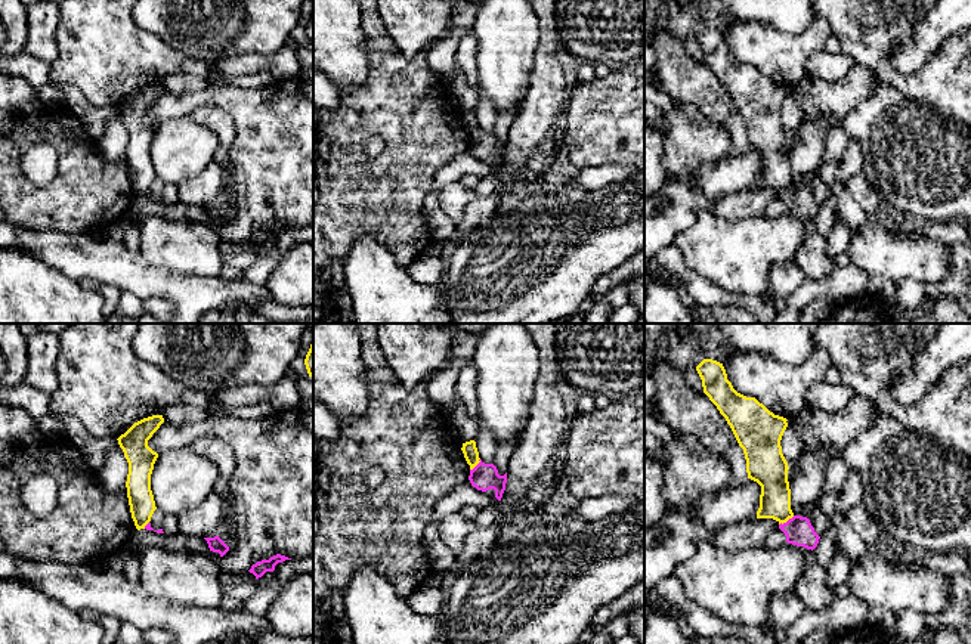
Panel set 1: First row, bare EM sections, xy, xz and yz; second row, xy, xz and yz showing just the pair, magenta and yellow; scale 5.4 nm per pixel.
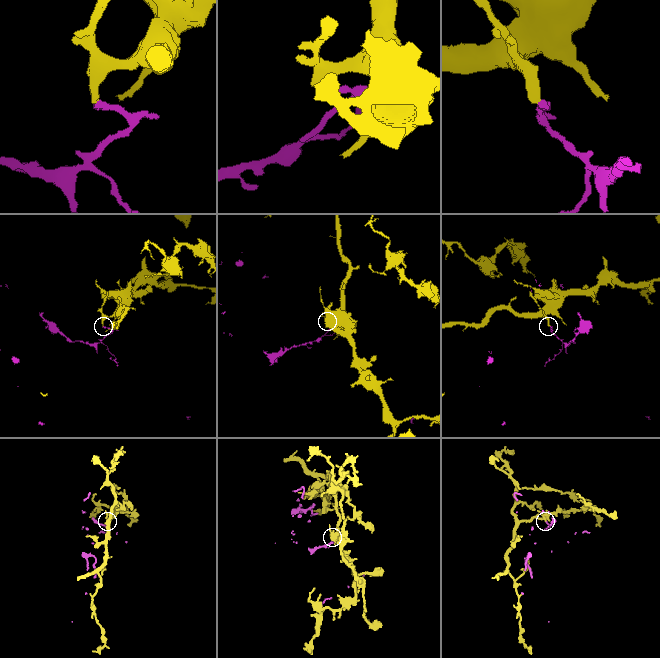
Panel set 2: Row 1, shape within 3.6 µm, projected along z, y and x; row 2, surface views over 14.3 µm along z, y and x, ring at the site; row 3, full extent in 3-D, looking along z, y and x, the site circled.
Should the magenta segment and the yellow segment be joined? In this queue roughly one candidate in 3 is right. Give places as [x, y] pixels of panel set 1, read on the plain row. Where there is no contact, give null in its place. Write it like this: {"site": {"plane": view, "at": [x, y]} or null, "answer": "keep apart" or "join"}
{"site": {"plane": "yz", "at": [788, 189]}, "answer": "keep apart"}

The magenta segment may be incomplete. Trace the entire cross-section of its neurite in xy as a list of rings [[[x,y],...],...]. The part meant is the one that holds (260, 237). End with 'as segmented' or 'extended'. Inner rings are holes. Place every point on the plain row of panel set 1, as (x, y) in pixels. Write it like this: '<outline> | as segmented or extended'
[[[276,223],[273,226],[270,226],[269,229],[262,229],[257,230],[256,233],[251,235],[251,238],[248,239],[250,242],[253,242],[256,245],[256,248],[262,247],[266,241],[273,241],[275,235],[278,232],[282,232],[285,229],[291,229],[285,225]]] | as segmented

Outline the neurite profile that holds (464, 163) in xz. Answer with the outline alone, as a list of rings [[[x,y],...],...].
[[[470,149],[455,155],[448,164],[445,164],[433,177],[433,188],[440,191],[443,186],[452,182],[460,182],[466,174],[476,174],[486,177],[492,174],[497,167],[486,164],[471,155]]]

